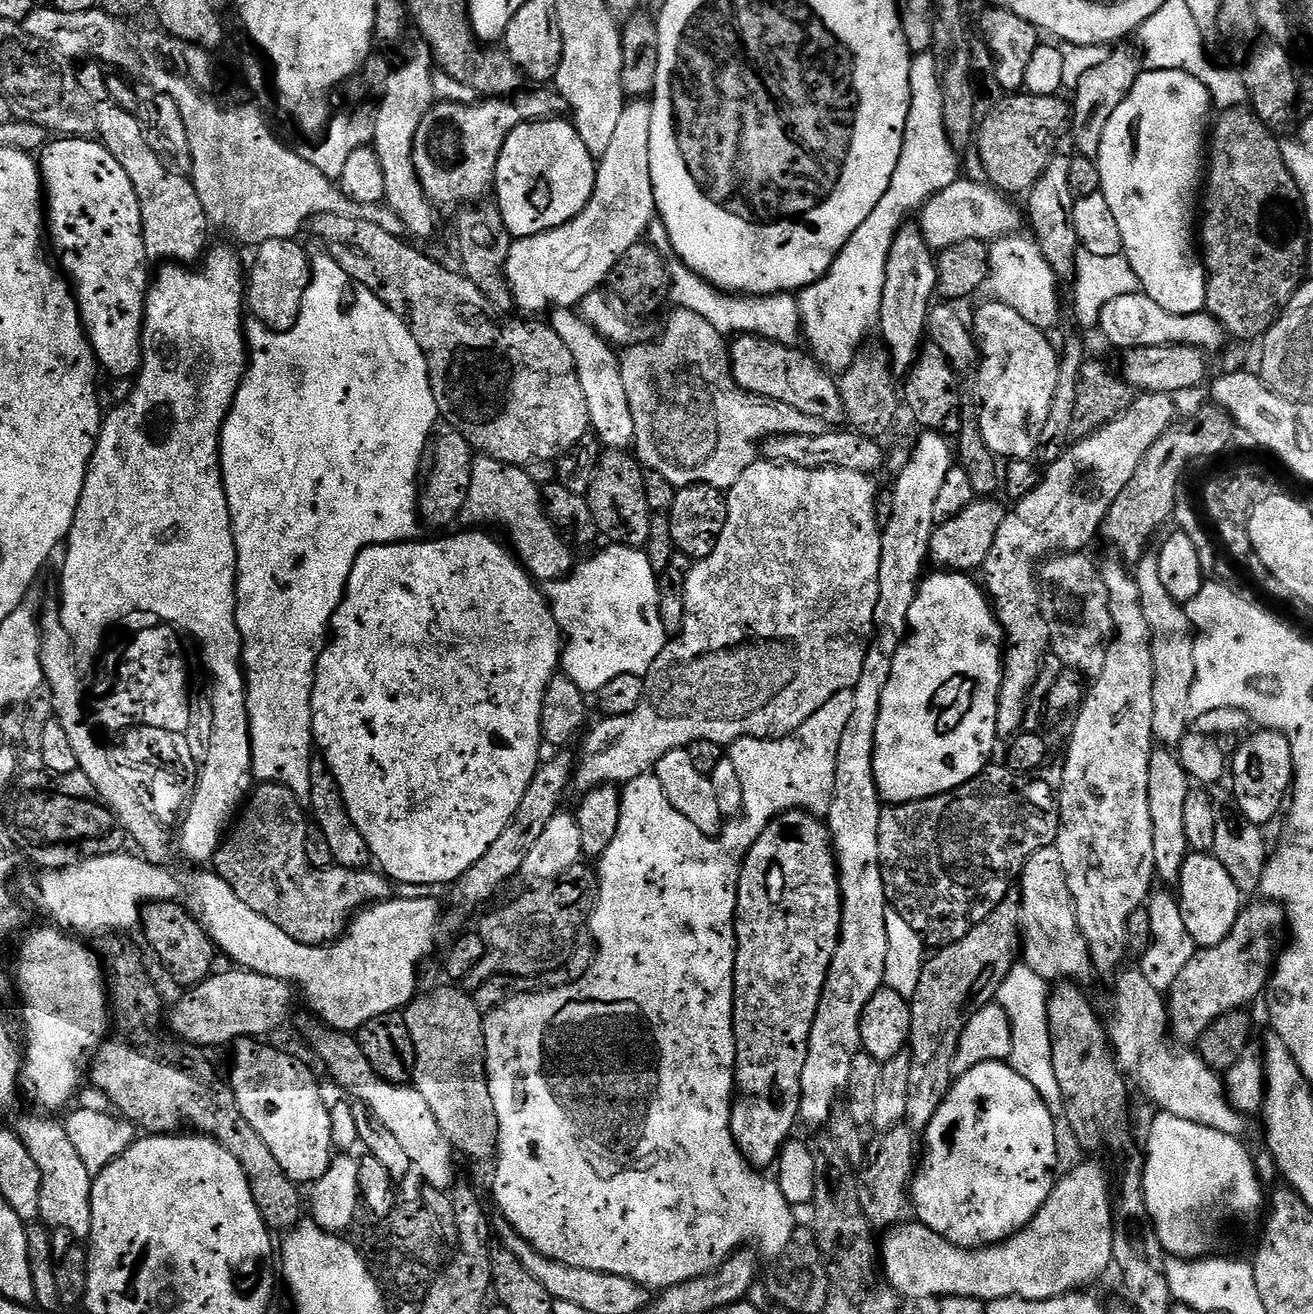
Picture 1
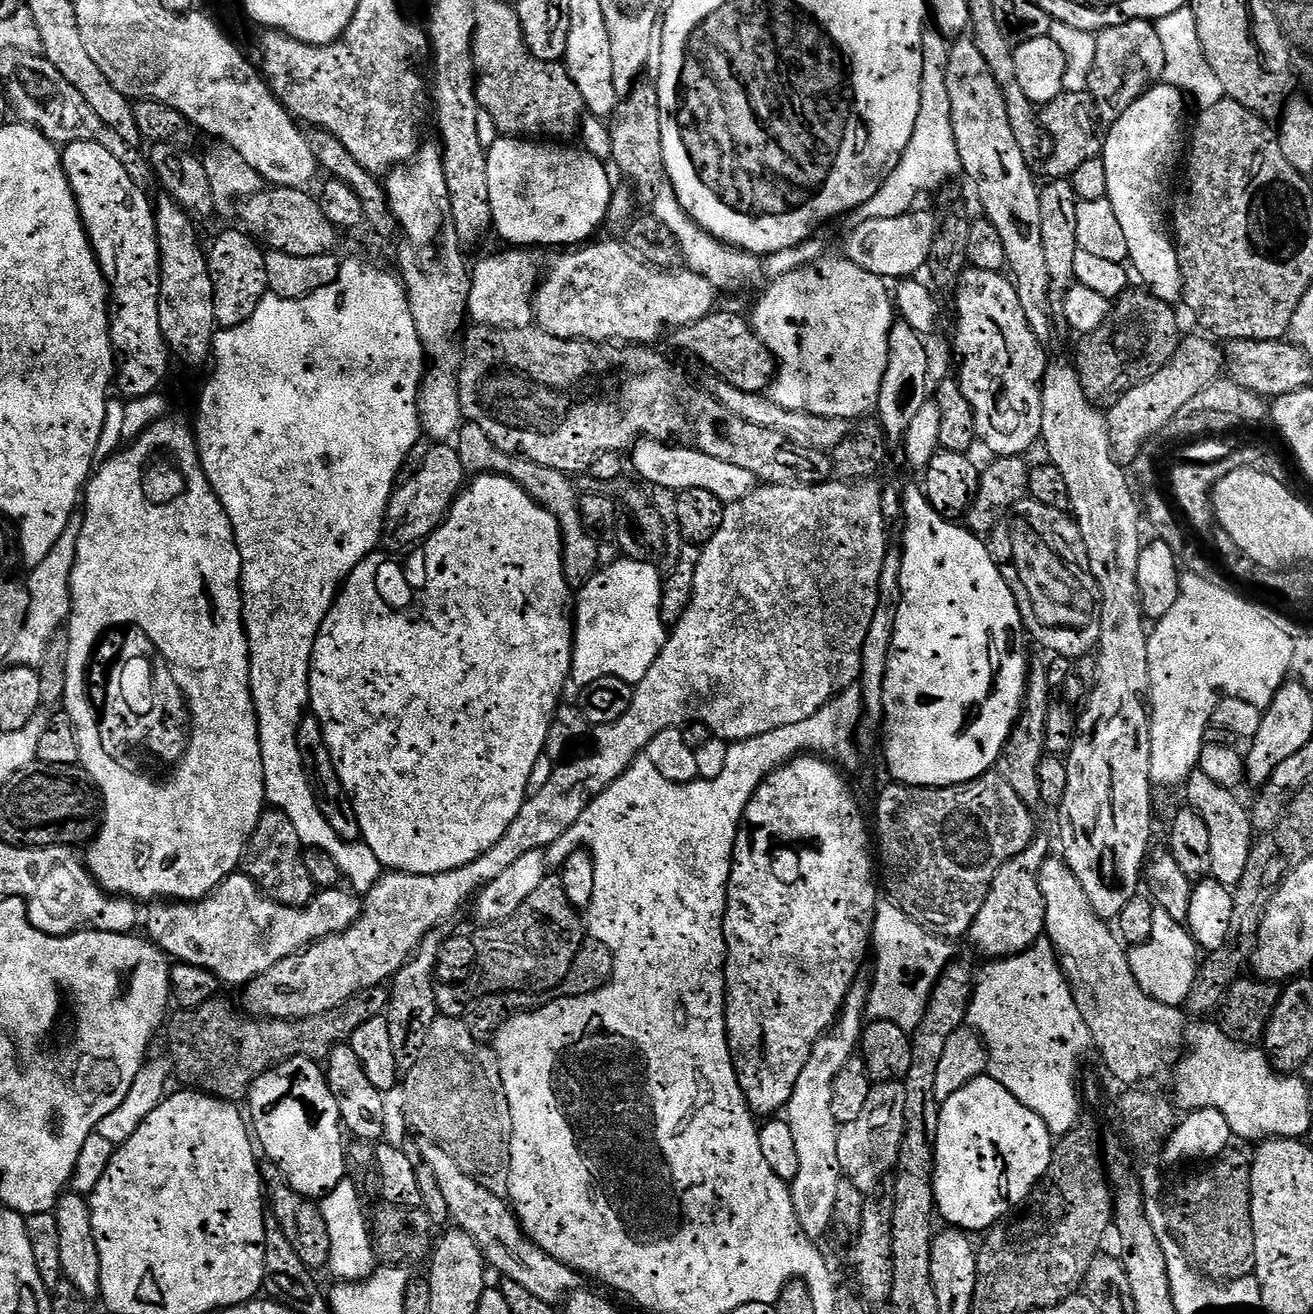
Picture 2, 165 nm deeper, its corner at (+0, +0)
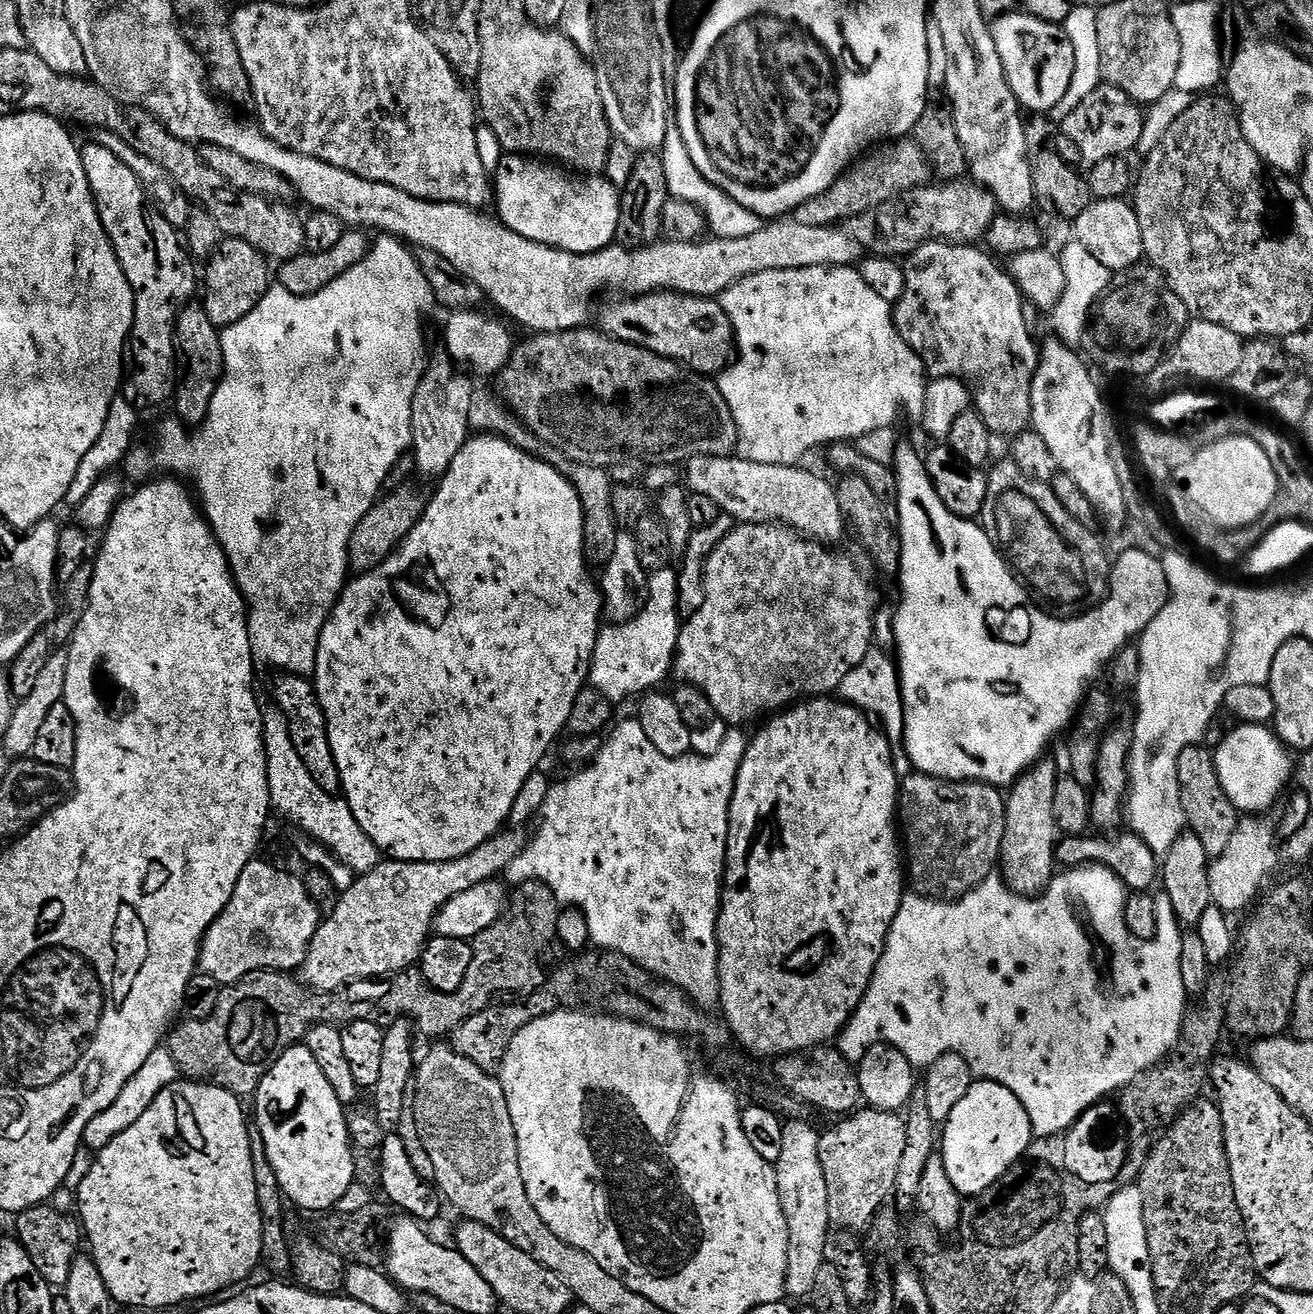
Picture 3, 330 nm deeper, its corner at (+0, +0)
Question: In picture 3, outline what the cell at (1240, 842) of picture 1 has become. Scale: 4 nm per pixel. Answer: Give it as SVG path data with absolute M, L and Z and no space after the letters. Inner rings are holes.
M1197 746L1182 750L1178 754L1178 786L1182 794L1182 810L1187 831L1198 834L1198 839L1210 858L1221 856L1230 843L1230 837L1239 826L1241 813L1236 811L1234 802L1226 798L1226 790L1222 790L1222 782L1218 782L1216 757L1213 749Z

